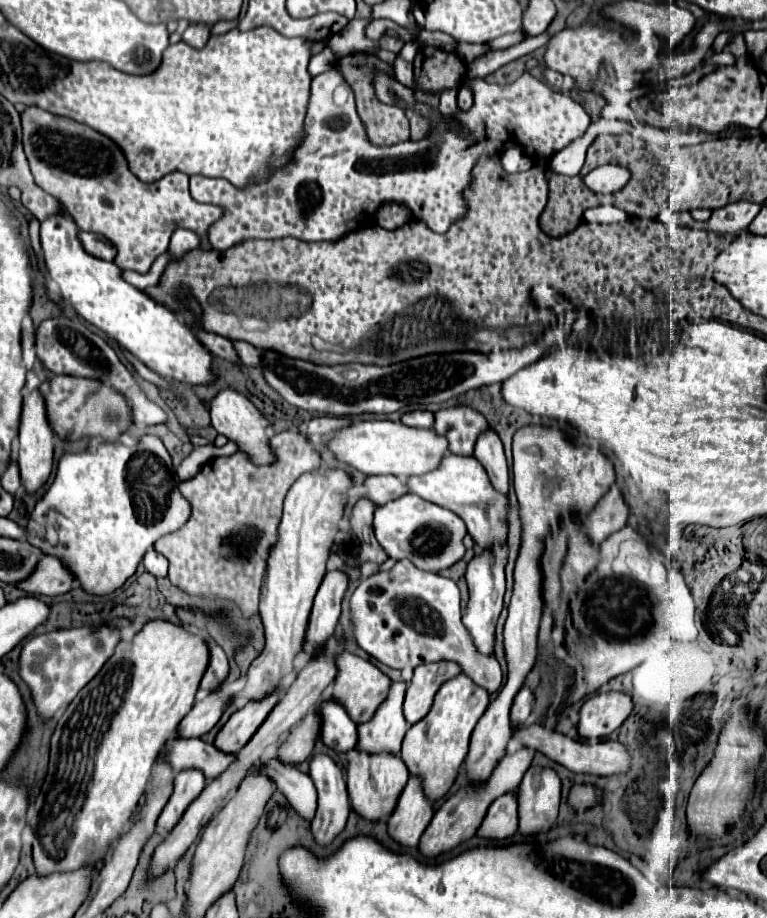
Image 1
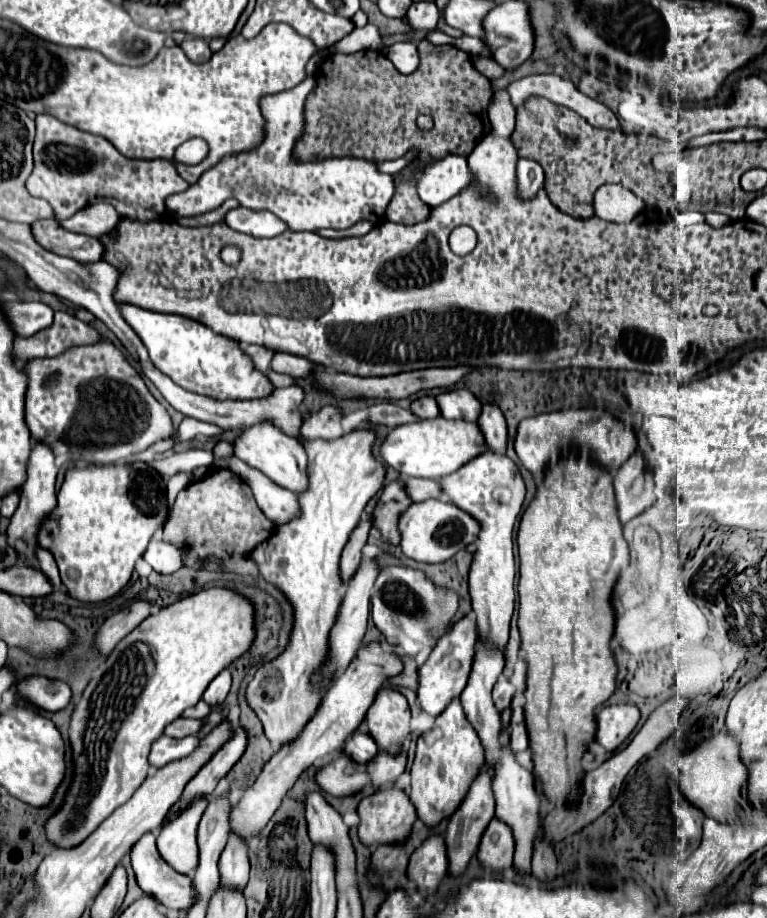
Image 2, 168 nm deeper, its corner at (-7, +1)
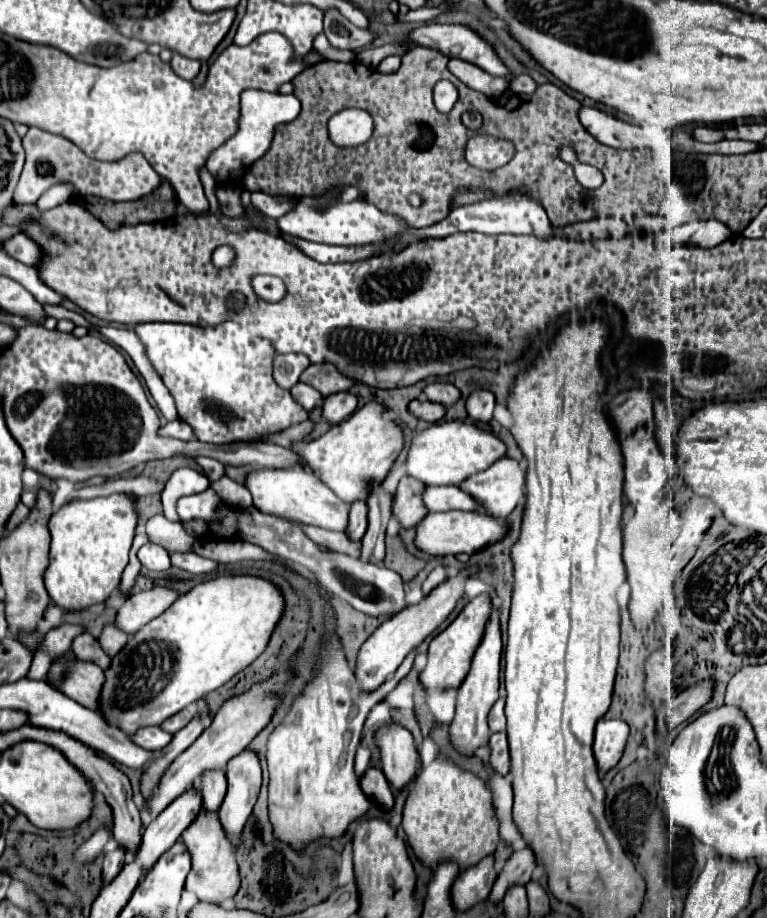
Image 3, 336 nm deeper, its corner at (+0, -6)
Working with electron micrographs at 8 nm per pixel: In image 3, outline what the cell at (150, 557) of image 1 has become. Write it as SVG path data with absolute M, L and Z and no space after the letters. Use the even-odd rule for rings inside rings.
M152 543L140 547L140 551L138 551L138 559L140 559L140 563L142 563L144 569L148 569L148 571L156 571L156 573L160 573L160 571L168 571L168 569L172 567L168 551L164 551L162 547L152 545Z

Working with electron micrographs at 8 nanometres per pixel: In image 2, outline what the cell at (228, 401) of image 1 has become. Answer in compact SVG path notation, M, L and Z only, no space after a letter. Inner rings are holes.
M263 422L253 428L247 428L241 432L241 436L235 440L235 456L249 464L251 468L263 472L267 478L271 478L281 488L287 488L295 494L303 494L309 488L307 478L307 456L303 452L303 446L297 444L297 440L285 436L279 432L273 424Z

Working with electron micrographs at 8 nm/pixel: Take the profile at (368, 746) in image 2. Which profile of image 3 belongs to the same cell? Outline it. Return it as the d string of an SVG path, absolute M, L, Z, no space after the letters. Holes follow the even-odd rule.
M368 767L368 771L360 777L360 787L364 793L370 795L372 801L380 803L384 809L390 809L394 805L390 783L378 767Z

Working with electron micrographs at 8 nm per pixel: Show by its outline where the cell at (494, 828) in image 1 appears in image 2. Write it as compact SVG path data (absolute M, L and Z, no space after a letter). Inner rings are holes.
M493 818L481 838L477 860L485 870L503 872L513 864L515 842L511 836L511 828L501 820Z

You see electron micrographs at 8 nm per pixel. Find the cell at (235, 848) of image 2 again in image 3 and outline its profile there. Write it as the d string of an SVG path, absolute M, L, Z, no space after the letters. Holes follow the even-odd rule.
M242 751L228 761L228 793L218 811L218 819L224 827L228 841L234 845L234 851L240 845L240 837L252 807L258 799L262 785L262 769L254 751Z

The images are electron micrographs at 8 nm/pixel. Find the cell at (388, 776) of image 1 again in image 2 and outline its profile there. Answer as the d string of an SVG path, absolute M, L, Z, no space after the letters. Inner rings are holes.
M397 788L379 790L373 796L367 796L359 802L359 840L365 846L379 844L401 844L413 832L413 824L417 822L417 812L409 800L409 796Z

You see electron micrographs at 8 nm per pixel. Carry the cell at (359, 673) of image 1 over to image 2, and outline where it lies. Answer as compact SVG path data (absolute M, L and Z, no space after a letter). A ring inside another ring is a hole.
M381 688L365 720L371 738L377 742L379 748L387 750L389 754L397 754L399 748L403 748L409 740L411 712L405 696L393 688Z

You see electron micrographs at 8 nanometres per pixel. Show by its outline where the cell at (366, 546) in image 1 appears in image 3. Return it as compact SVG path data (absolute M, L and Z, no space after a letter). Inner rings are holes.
M410 477L400 479L400 485L392 499L392 515L398 519L402 529L412 529L428 513L420 497L422 489L424 489L424 483L416 479L410 479Z

